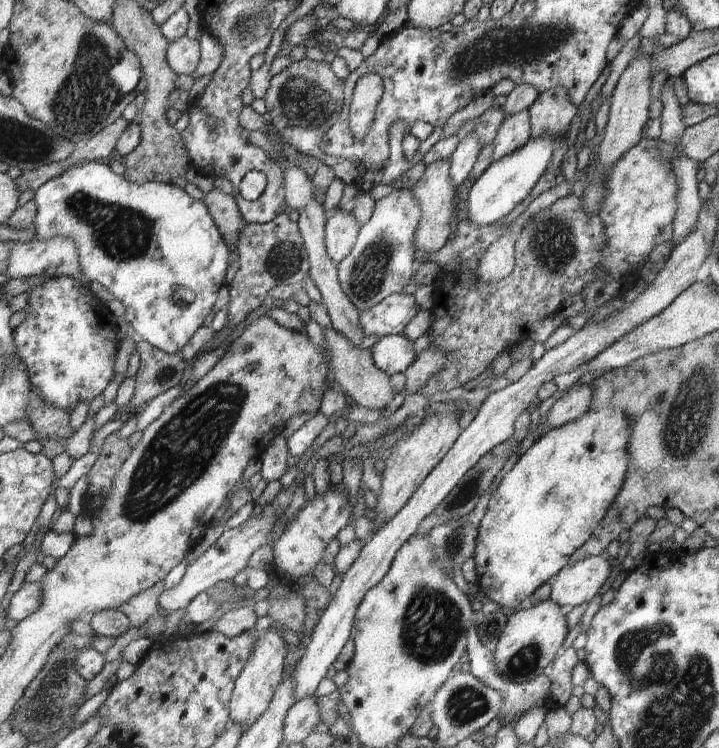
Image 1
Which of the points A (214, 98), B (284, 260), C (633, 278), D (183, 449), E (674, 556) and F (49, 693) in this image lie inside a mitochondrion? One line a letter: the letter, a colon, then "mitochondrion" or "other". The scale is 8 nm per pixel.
A: other
B: mitochondrion
C: other
D: mitochondrion
E: other
F: mitochondrion

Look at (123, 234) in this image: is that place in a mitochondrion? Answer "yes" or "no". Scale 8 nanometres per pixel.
yes

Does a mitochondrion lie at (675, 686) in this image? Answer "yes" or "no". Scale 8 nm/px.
yes

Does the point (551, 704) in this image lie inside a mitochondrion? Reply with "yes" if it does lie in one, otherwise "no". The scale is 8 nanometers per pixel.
no

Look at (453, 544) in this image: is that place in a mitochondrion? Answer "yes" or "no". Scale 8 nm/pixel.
yes

